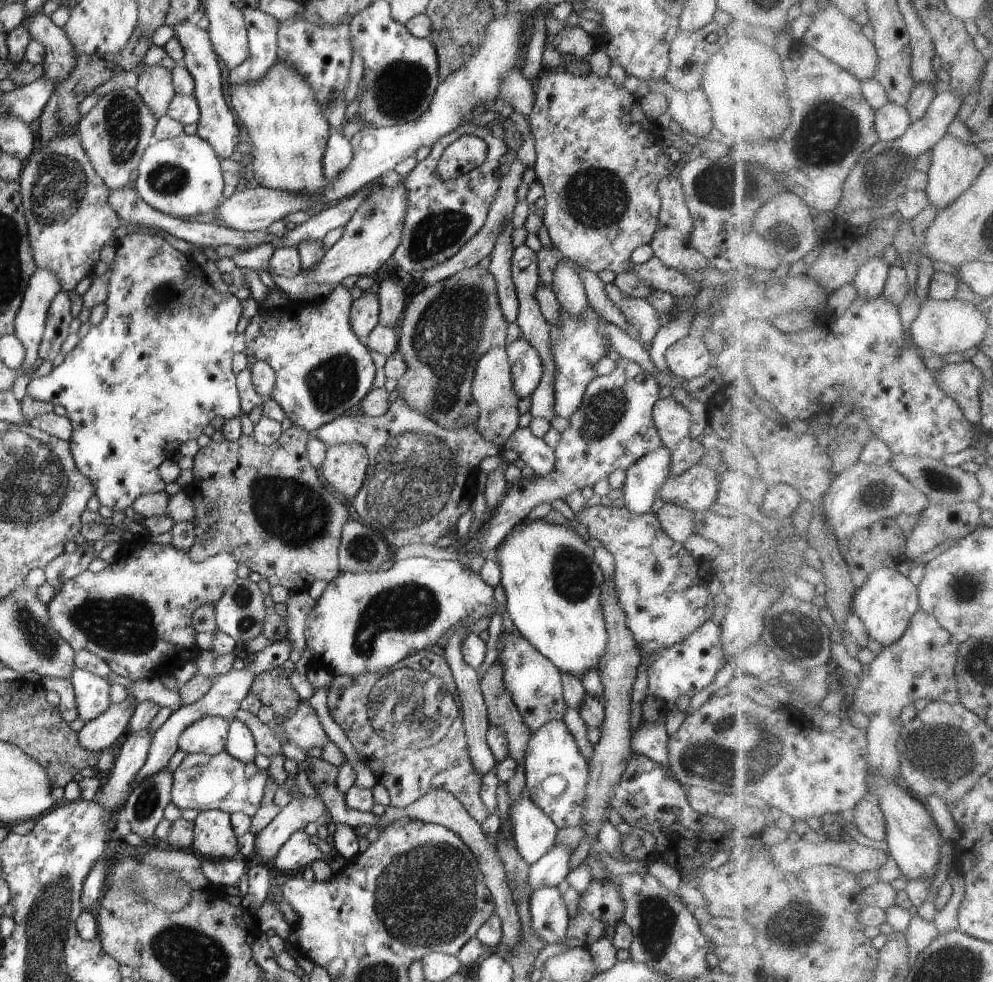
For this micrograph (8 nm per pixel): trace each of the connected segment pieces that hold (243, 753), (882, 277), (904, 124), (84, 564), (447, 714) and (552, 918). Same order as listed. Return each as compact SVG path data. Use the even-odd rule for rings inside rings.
M236 718L230 721L226 741L225 752L240 762L254 762L259 754L248 726Z
M874 256L874 258L870 258L868 264L864 264L860 268L860 273L854 284L862 299L873 300L885 295L892 266L882 260L883 257Z
M888 102L877 110L876 128L880 132L881 141L899 140L914 122L908 108L898 102Z
M86 542L74 552L62 552L56 556L43 569L49 586L58 592L68 580L75 578L78 574L85 572L89 564L94 560L96 554L94 546L87 546Z
M426 650L406 656L401 665L391 670L360 674L360 676L336 676L328 686L328 710L336 725L346 733L359 760L370 768L378 784L390 793L390 805L407 808L426 792L442 788L450 792L464 806L464 810L481 824L490 812L480 798L482 776L476 773L468 751L468 738L464 729L464 716L453 689L454 678L444 656Z
M544 886L532 892L529 912L533 932L548 945L564 939L571 919L564 896L556 886Z

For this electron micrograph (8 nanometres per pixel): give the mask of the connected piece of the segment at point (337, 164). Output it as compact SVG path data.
M332 132L322 158L322 170L324 170L326 181L334 180L342 170L346 170L348 164L352 162L353 156L354 150L350 140L340 133Z

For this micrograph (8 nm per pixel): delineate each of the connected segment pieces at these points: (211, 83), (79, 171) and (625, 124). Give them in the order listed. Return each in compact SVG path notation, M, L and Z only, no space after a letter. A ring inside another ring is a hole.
M184 20L174 26L174 34L184 52L182 64L193 79L193 96L199 107L197 136L212 146L220 161L230 159L232 153L236 151L236 144L240 143L240 128L222 92L222 68L210 43L208 30L201 30L190 20Z
M60 134L48 144L41 144L30 156L28 164L20 174L20 195L24 204L27 234L37 268L54 272L60 280L63 292L75 290L81 280L95 273L102 246L112 239L114 231L120 227L118 214L108 202L110 190L102 178L94 171L77 134Z
M544 68L538 74L538 79L536 94L534 94L534 105L532 112L528 114L528 118L531 126L530 136L534 139L536 145L534 172L536 172L536 180L544 187L544 198L546 199L542 223L546 226L548 236L552 239L553 248L559 252L561 257L570 259L571 262L582 266L588 272L594 272L594 274L604 270L615 272L616 275L626 272L629 267L632 267L630 260L632 252L639 246L649 244L657 232L661 210L661 200L657 190L658 182L666 176L671 176L674 169L674 163L664 154L665 145L661 137L662 128L656 124L655 120L644 114L638 99L634 98L623 86L617 86L609 76L602 78L594 72L578 76L578 74L572 74L564 69L547 70Z

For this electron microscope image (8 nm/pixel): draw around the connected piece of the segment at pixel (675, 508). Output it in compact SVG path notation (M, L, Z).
M664 502L662 508L656 512L656 518L660 526L671 540L684 544L684 542L695 533L694 511L686 510L678 504Z

